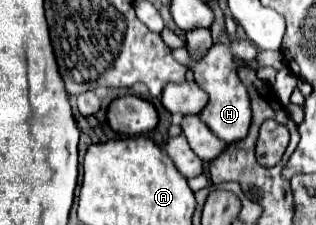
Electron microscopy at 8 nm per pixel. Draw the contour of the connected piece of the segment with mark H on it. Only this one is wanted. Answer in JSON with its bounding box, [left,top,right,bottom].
[191,39,258,143]

